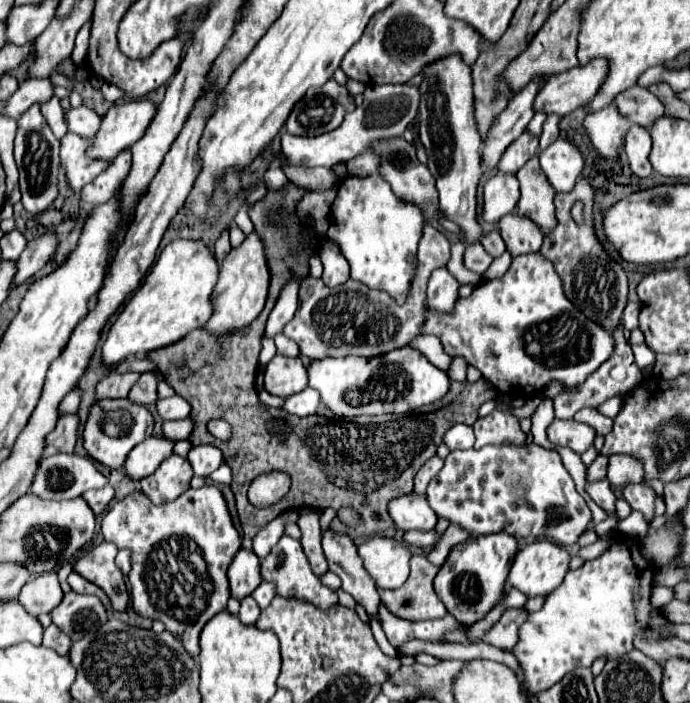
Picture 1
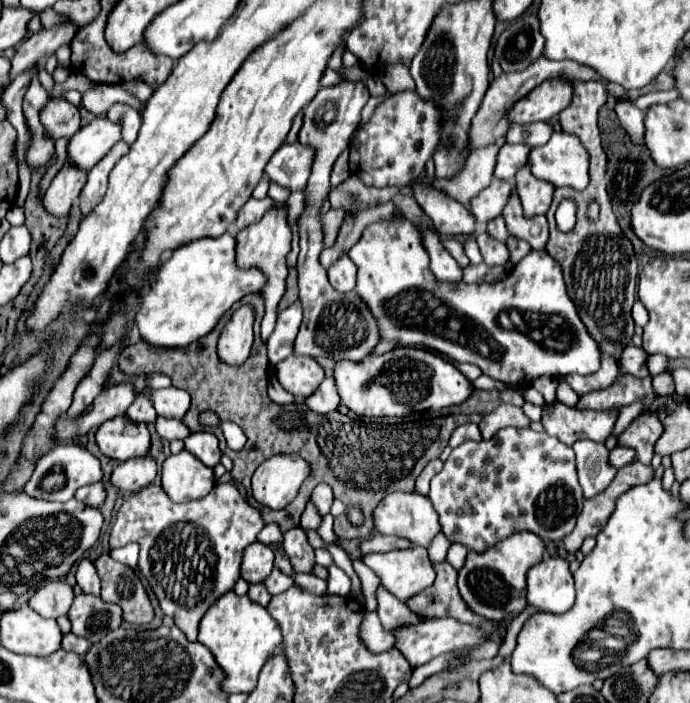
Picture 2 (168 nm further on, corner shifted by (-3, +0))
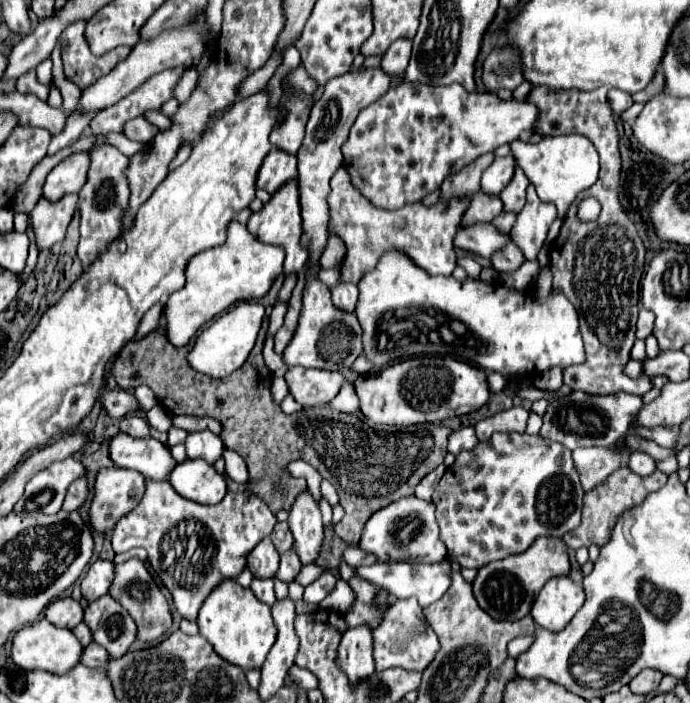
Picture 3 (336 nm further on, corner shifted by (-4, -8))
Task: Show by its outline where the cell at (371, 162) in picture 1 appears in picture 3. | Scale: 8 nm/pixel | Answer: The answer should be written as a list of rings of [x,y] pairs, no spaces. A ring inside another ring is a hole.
[[[399,83],[397,87],[389,89],[381,99],[377,99],[373,105],[369,105],[367,109],[363,109],[357,117],[357,121],[353,123],[351,127],[351,135],[349,135],[349,141],[343,145],[343,155],[345,155],[345,169],[349,171],[351,175],[351,181],[353,185],[377,207],[383,207],[383,209],[399,209],[403,207],[405,203],[413,203],[413,201],[421,201],[425,195],[429,195],[431,191],[439,189],[439,185],[443,183],[443,179],[449,175],[449,173],[457,173],[459,169],[463,169],[467,163],[471,163],[475,157],[487,153],[487,151],[493,151],[497,149],[499,145],[505,145],[505,143],[513,143],[523,131],[529,131],[533,129],[537,121],[537,105],[533,105],[531,101],[501,101],[497,95],[493,93],[467,93],[461,85],[451,85],[451,87],[433,87],[433,85],[421,85],[421,83]]]

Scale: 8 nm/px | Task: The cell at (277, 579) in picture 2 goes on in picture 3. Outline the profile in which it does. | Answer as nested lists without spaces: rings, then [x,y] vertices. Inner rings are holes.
[[[291,549],[291,551],[287,551],[287,553],[281,557],[281,565],[279,565],[277,573],[275,573],[275,579],[283,581],[283,583],[291,583],[291,581],[295,581],[299,569],[301,569],[301,563],[299,563],[295,551]]]

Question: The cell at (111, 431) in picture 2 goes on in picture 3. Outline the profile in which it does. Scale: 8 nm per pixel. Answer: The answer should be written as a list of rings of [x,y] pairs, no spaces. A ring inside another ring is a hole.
[[[117,433],[109,443],[109,457],[117,467],[135,469],[147,479],[163,481],[175,467],[175,459],[169,449],[153,437],[133,439],[125,433]]]

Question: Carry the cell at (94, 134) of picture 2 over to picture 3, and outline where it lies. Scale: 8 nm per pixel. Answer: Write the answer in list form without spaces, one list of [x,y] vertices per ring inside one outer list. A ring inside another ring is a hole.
[[[89,151],[65,157],[49,175],[43,185],[43,195],[51,201],[61,199],[65,193],[77,193],[85,183],[89,169]]]

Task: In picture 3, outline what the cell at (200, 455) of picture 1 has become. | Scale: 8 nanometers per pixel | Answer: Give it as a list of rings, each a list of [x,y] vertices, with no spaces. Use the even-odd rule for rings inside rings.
[[[211,431],[189,433],[185,439],[185,447],[189,459],[205,459],[211,465],[215,465],[215,461],[223,457],[223,449],[225,449],[221,439]]]

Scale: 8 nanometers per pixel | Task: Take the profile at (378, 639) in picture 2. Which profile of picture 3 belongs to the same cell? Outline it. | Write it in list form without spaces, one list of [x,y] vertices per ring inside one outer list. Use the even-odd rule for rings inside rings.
[[[359,625],[357,629],[345,631],[339,645],[339,665],[349,675],[353,685],[375,671],[373,637],[369,637],[369,633],[369,625]]]

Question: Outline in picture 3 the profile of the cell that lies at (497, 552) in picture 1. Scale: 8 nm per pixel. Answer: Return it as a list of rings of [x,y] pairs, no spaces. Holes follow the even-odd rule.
[[[539,537],[525,553],[515,553],[501,561],[493,561],[481,567],[473,581],[473,595],[481,605],[481,609],[485,609],[485,613],[489,613],[493,619],[519,621],[531,611],[531,605],[539,589],[545,585],[545,581],[555,575],[567,573],[569,573],[567,545],[555,537]]]

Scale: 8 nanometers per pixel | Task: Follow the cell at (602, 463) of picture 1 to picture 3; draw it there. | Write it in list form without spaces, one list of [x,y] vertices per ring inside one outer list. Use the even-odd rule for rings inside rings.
[[[635,451],[633,455],[627,457],[627,467],[633,469],[633,473],[645,477],[645,475],[651,475],[655,471],[655,461],[653,461],[651,455],[641,453],[641,451]]]

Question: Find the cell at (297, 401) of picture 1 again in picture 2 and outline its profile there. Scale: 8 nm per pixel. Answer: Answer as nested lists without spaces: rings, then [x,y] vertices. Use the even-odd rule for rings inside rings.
[[[322,359],[322,365],[328,365],[328,377],[322,381],[320,389],[316,389],[316,393],[312,393],[312,397],[308,397],[308,407],[320,415],[326,415],[330,411],[336,411],[340,405],[340,395],[338,395],[338,387],[334,381],[334,359]]]

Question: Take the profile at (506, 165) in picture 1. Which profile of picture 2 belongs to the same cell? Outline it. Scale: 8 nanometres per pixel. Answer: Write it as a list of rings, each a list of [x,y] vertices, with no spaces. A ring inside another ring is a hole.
[[[502,145],[496,155],[494,177],[502,181],[514,181],[514,175],[528,161],[530,147],[528,145]]]

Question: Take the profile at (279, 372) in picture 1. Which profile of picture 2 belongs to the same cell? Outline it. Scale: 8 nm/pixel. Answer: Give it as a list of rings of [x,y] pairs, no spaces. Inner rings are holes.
[[[290,355],[276,365],[276,377],[284,389],[296,397],[296,401],[302,401],[310,397],[324,381],[324,369],[312,357]]]

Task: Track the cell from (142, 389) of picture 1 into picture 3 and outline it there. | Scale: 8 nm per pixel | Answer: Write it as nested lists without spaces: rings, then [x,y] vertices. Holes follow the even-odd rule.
[[[129,415],[129,417],[123,417],[121,431],[131,435],[131,437],[147,437],[149,435],[149,423],[139,415]]]

